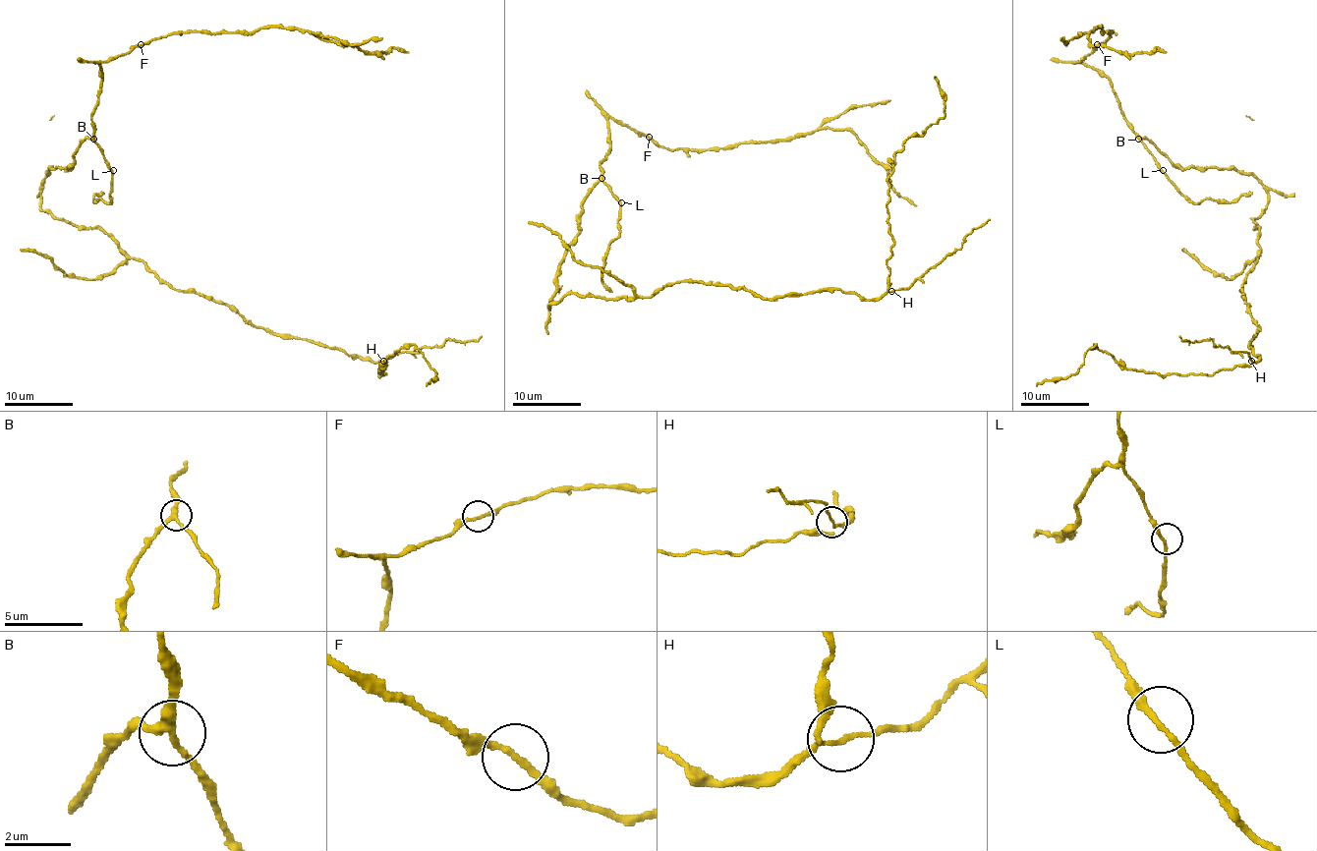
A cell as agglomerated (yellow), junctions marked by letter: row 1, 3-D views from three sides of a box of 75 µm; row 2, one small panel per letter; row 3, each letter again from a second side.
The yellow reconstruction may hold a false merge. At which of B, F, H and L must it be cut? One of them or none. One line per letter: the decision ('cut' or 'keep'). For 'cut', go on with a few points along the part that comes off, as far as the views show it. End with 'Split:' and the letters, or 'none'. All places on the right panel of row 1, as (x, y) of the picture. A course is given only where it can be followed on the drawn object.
B: keep
F: keep
H: cut; foreign part runs (1250, 362), (1211, 375), (1163, 375), (1124, 368), (1095, 344), (1076, 371), (1037, 385)
L: keep
Split: H

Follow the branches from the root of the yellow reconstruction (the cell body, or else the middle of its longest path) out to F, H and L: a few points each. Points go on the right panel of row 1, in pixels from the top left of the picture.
F: (1259, 215), (1268, 191), (1252, 175), (1178, 168), (1133, 131), (1113, 84), (1078, 62), (1097, 44)
H: (1259, 215), (1257, 263), (1242, 287), (1259, 327), (1249, 344), (1259, 358), (1250, 362)
L: (1259, 215), (1266, 208), (1268, 191), (1252, 175), (1231, 168), (1178, 168), (1142, 138), (1142, 142), (1163, 170)

